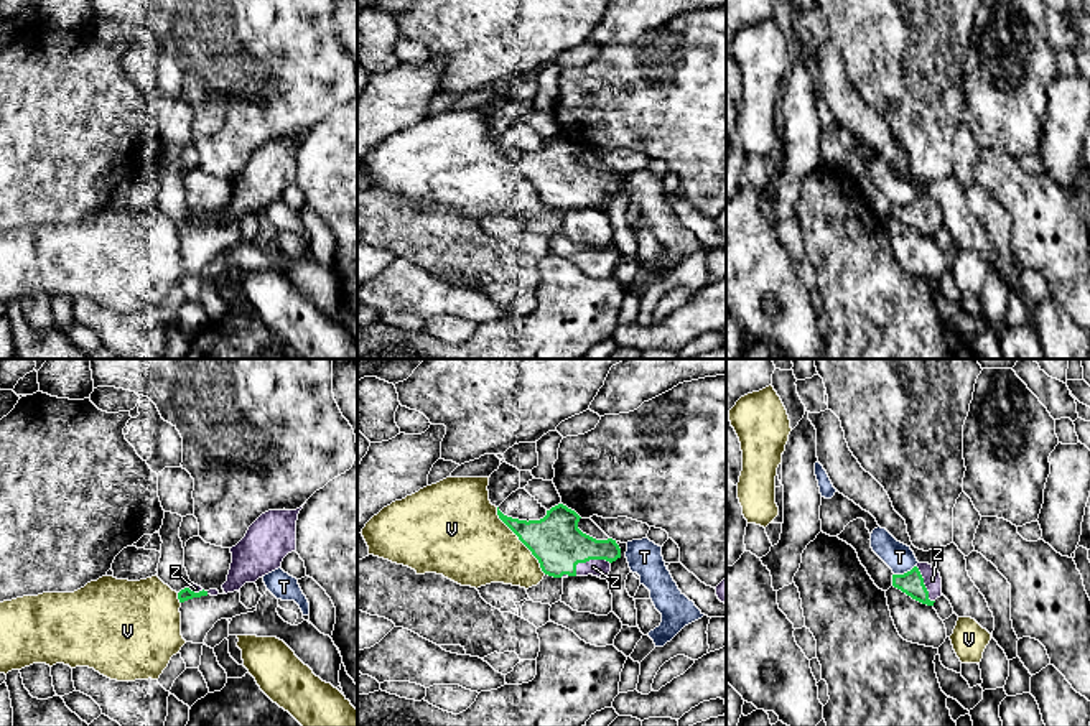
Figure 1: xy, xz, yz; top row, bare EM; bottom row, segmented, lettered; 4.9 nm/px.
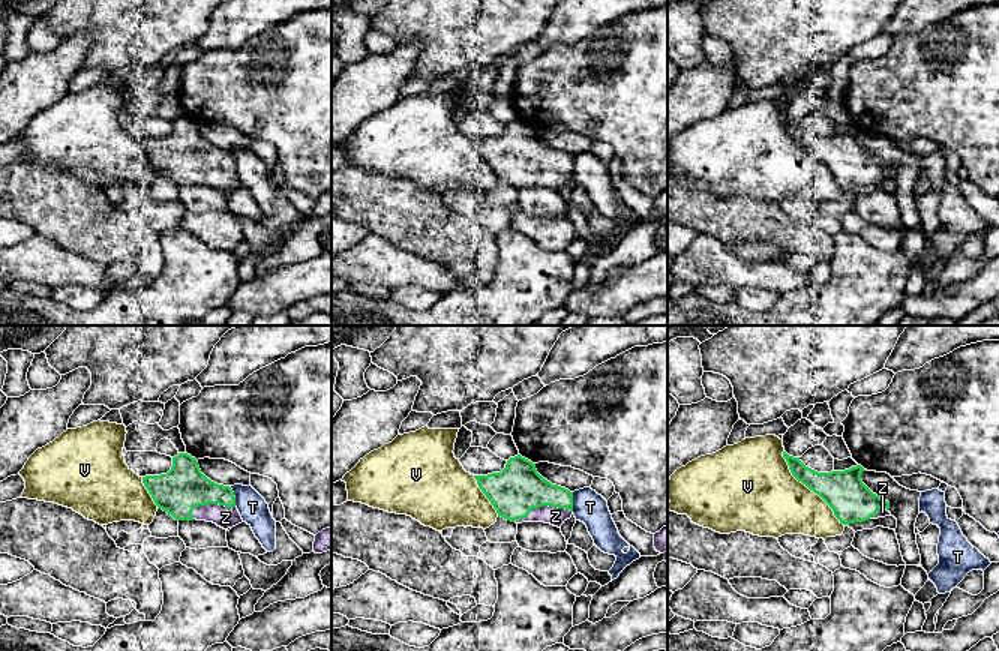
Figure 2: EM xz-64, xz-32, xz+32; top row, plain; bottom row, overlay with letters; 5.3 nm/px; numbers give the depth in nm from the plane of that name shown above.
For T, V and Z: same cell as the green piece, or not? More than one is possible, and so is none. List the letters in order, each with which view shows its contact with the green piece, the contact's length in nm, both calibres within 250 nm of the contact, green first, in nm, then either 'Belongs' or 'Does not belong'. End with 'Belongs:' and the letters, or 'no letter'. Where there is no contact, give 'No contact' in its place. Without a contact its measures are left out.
T: Touches green in yz. Shared border 120 nm. Thickness 120 nm (green) against 140 nm. Does not belong
V: Touches green in xz. Shared border 400 nm. Thickness 260 nm (green) against 400 nm. Does not belong
Z: Touches green in xz. Shared border 190 nm. Thickness 260 nm (green) against 80 nm. Does not belong
Belongs: no letter

